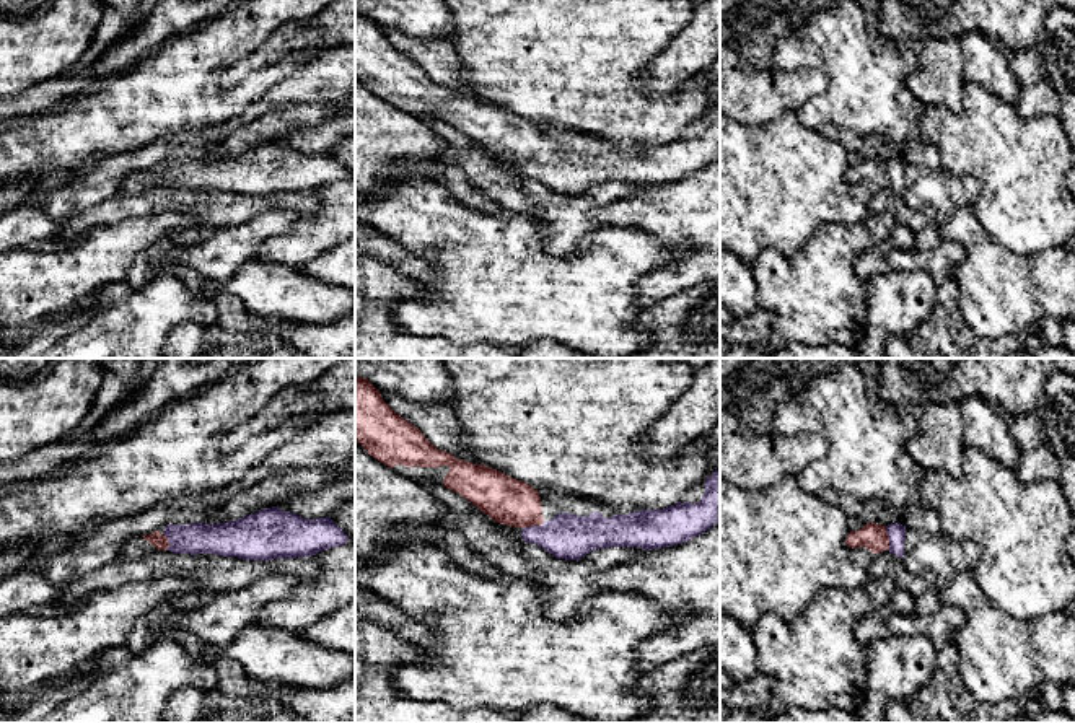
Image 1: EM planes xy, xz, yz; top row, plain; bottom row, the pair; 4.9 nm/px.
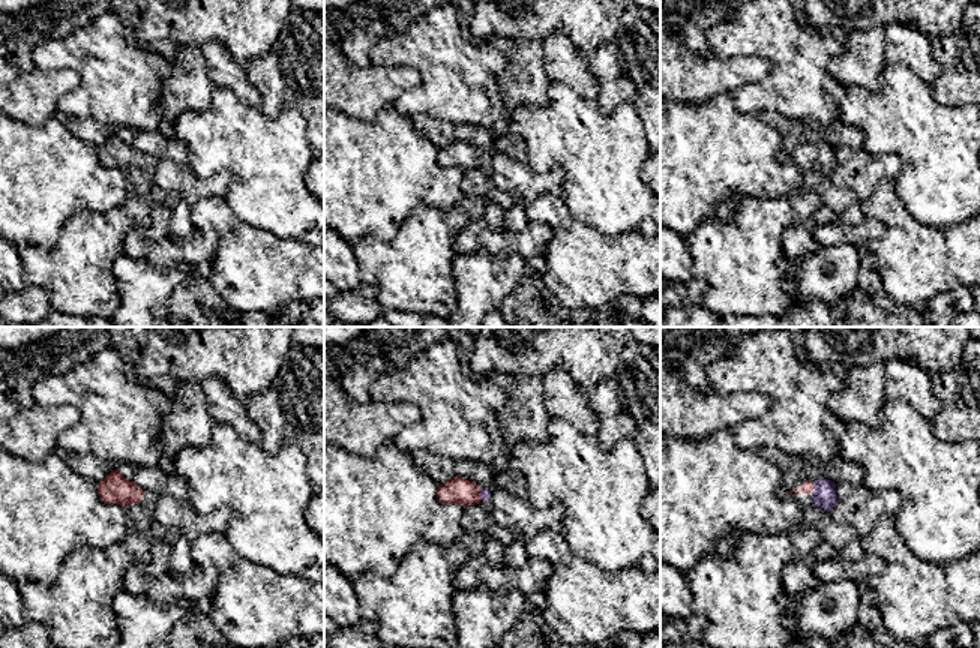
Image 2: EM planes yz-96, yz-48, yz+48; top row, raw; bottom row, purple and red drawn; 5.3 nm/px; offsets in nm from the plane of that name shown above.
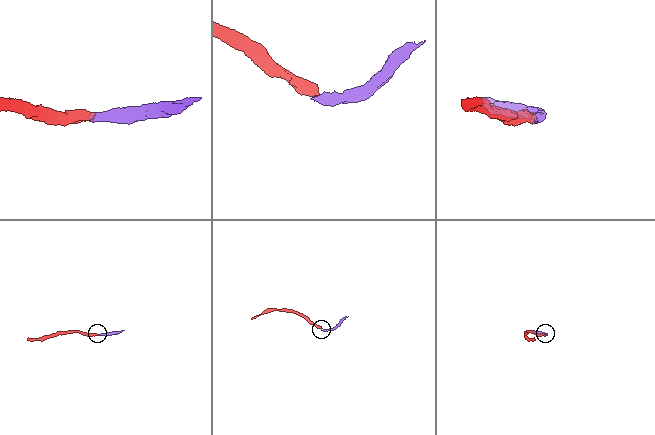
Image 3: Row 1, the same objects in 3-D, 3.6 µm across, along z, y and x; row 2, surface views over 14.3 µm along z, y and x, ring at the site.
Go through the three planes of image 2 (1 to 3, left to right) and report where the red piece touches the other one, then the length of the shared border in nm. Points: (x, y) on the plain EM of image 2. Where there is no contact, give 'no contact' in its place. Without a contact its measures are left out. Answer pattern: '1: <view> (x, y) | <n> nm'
1: no contact
2: yz-48 (480, 159) | 50 nm
3: yz+48 (814, 152) | 60 nm

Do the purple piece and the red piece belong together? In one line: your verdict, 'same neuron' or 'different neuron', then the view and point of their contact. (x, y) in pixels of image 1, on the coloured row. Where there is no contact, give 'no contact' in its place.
same neuron | yz (888, 536)

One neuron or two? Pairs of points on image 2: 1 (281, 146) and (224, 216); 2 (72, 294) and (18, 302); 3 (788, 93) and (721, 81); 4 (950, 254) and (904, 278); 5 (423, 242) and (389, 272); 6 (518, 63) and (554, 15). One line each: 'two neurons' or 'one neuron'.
1: two neurons
2: two neurons
3: two neurons
4: one neuron
5: one neuron
6: two neurons

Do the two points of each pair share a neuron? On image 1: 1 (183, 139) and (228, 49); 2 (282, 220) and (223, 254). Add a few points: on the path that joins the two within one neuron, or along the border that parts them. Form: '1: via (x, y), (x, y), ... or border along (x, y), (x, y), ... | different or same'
1: border along (217, 124), (179, 131), (152, 144) | different
2: via (267, 225), (238, 245) | same

